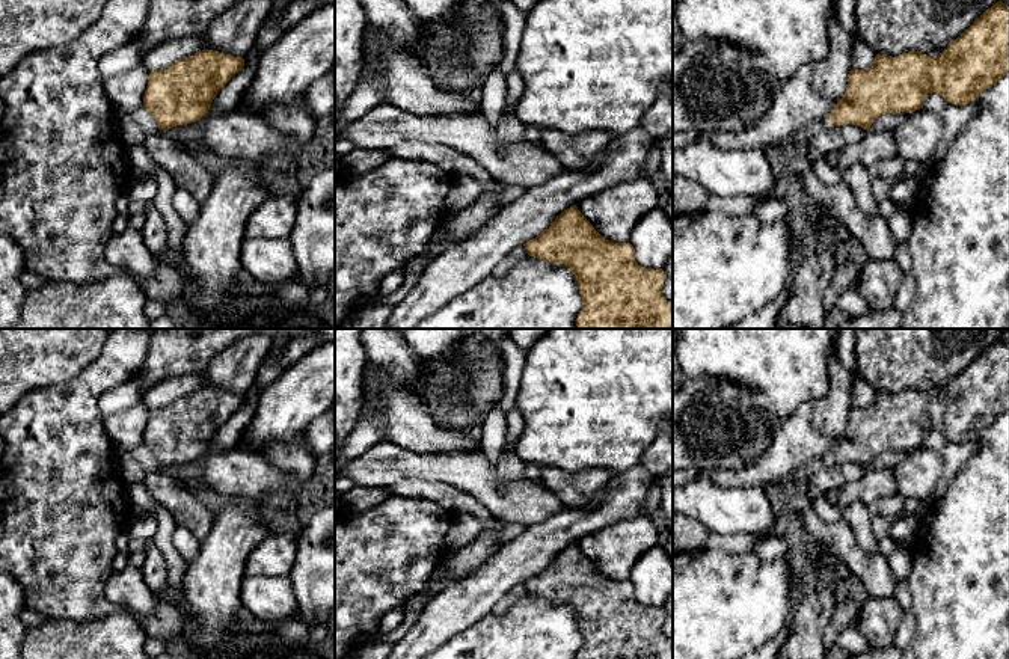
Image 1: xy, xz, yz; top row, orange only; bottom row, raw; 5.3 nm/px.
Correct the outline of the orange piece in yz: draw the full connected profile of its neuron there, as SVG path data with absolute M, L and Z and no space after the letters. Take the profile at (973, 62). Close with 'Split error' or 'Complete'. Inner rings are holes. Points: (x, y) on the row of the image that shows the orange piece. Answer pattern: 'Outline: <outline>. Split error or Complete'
Outline: M1001 0L988 8L961 36L952 41L947 48L929 57L920 51L909 51L899 54L896 57L876 54L873 65L869 69L851 69L848 74L848 87L842 100L837 100L837 104L828 116L820 122L804 128L801 133L795 134L783 145L772 145L769 148L777 148L787 154L799 152L807 148L810 137L819 128L837 127L837 125L858 125L864 130L869 130L875 119L885 113L900 113L900 112L915 112L923 109L923 103L928 93L938 93L947 103L955 106L971 104L983 90L992 87L1001 77L1009 74L1009 6Z. Split error

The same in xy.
Outline: M202 50L164 69L151 71L143 107L161 130L196 122L243 66L243 57Z. Complete

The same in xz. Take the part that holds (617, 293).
Outline: M576 205L564 210L547 229L523 246L529 256L563 264L576 276L582 297L576 329L673 329L673 306L662 294L664 270L641 267L630 243L603 238Z. Complete

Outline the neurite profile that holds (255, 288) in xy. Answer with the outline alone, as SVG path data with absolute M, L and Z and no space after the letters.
M255 280L250 285L241 285L235 282L232 285L231 293L235 297L237 296L268 296L268 294L273 294L279 285L281 282L279 284L261 284Z

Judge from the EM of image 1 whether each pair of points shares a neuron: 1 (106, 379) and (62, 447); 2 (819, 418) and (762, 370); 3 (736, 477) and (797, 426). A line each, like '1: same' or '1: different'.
1: same
2: different
3: same

